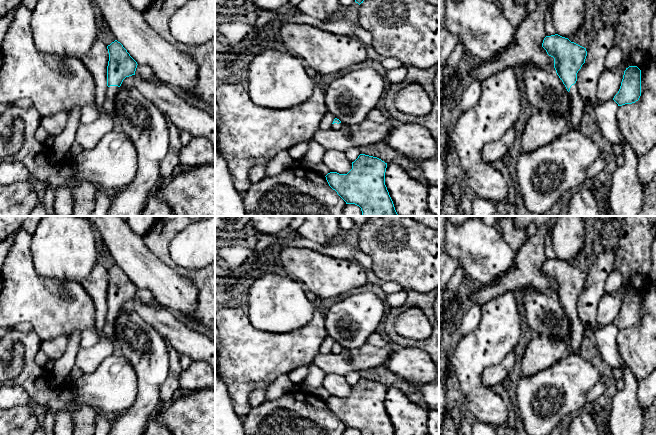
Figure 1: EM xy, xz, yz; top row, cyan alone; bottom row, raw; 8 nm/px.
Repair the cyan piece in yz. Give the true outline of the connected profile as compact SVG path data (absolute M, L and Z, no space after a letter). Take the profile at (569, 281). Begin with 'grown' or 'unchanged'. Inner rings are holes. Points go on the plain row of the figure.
grown | M558 258L546 260L542 271L549 280L554 282L556 297L569 316L570 338L567 352L580 355L584 328L575 307L577 305L577 297L585 287L586 272Z

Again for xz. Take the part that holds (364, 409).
unchanged | M360 378L352 386L352 393L347 398L330 396L325 401L329 410L346 426L355 428L361 435L396 435L393 425L385 409L387 387L381 383Z

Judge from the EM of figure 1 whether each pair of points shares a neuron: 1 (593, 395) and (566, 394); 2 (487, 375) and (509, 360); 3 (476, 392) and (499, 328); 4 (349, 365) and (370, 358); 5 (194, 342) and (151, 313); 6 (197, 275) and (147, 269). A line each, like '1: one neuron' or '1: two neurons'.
1: two neurons
2: one neuron
3: one neuron
4: one neuron
5: one neuron
6: two neurons

